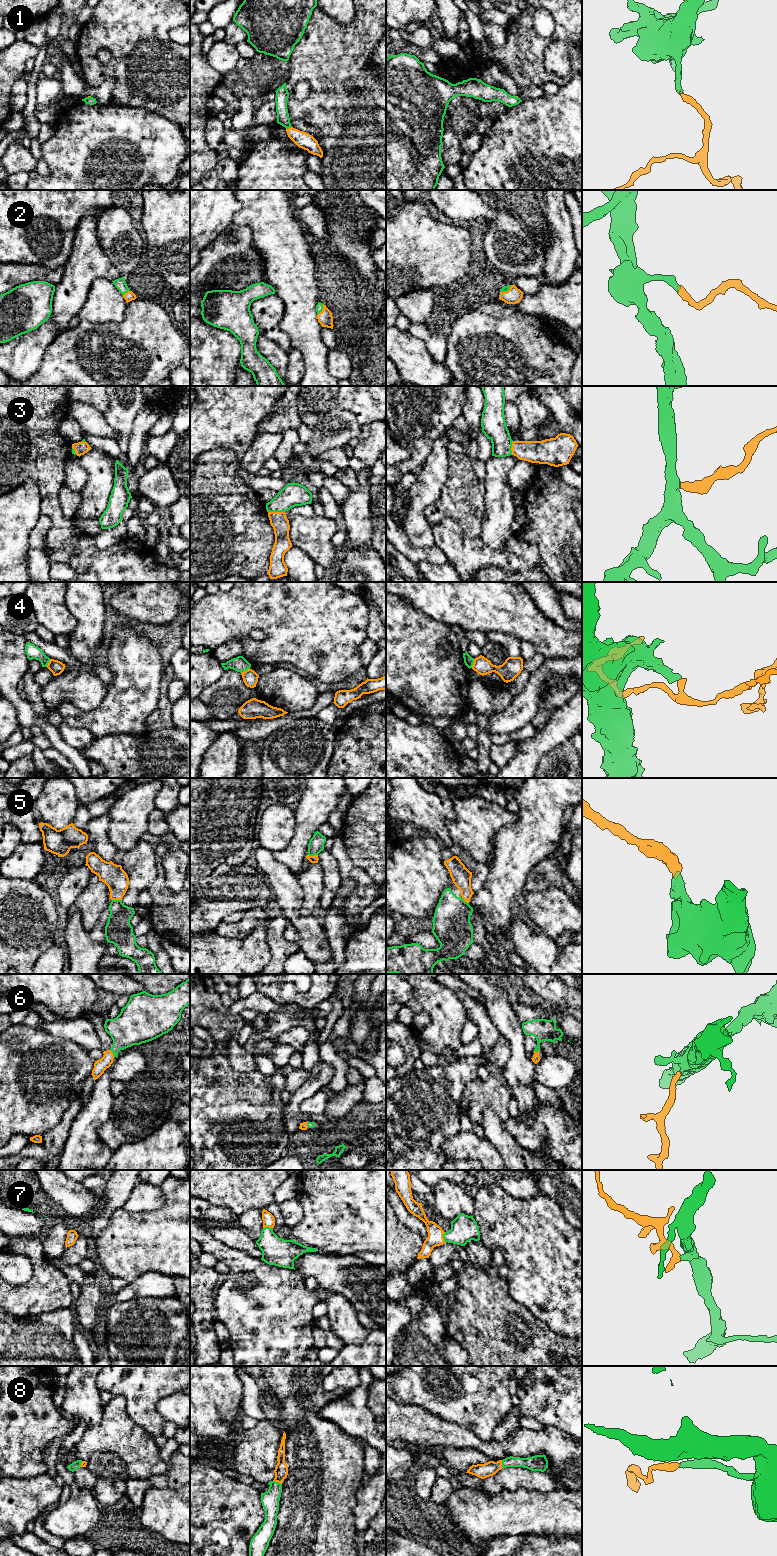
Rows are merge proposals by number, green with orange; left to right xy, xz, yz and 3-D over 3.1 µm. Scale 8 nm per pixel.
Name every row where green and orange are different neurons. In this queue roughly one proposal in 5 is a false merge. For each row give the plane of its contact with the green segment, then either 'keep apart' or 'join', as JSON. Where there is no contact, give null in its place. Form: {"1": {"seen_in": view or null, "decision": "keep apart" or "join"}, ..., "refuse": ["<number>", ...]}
{"1": {"seen_in": "xz", "decision": "join"}, "2": {"seen_in": "xz", "decision": "join"}, "3": {"seen_in": "xz", "decision": "join"}, "4": {"seen_in": "xz", "decision": "keep apart"}, "5": {"seen_in": "xz", "decision": "join"}, "6": {"seen_in": "xy", "decision": "join"}, "7": {"seen_in": "xz", "decision": "join"}, "8": {"seen_in": "xz", "decision": "join"}, "refuse": ["4"]}

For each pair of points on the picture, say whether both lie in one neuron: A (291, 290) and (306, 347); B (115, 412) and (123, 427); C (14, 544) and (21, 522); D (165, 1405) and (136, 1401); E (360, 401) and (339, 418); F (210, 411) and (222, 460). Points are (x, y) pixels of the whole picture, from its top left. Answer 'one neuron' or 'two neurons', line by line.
A: one neuron
B: one neuron
C: one neuron
D: two neurons
E: two neurons
F: two neurons

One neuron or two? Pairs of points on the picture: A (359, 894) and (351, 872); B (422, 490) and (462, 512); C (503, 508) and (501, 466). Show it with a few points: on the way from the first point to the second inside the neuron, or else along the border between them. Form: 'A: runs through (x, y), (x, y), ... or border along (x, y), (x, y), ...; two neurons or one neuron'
A: runs through (359, 889), (359, 880), (356, 877); one neuron
B: border along (447, 477), (441, 495), (425, 509), (427, 520); two neurons
C: runs through (500, 498), (500, 476); one neuron

